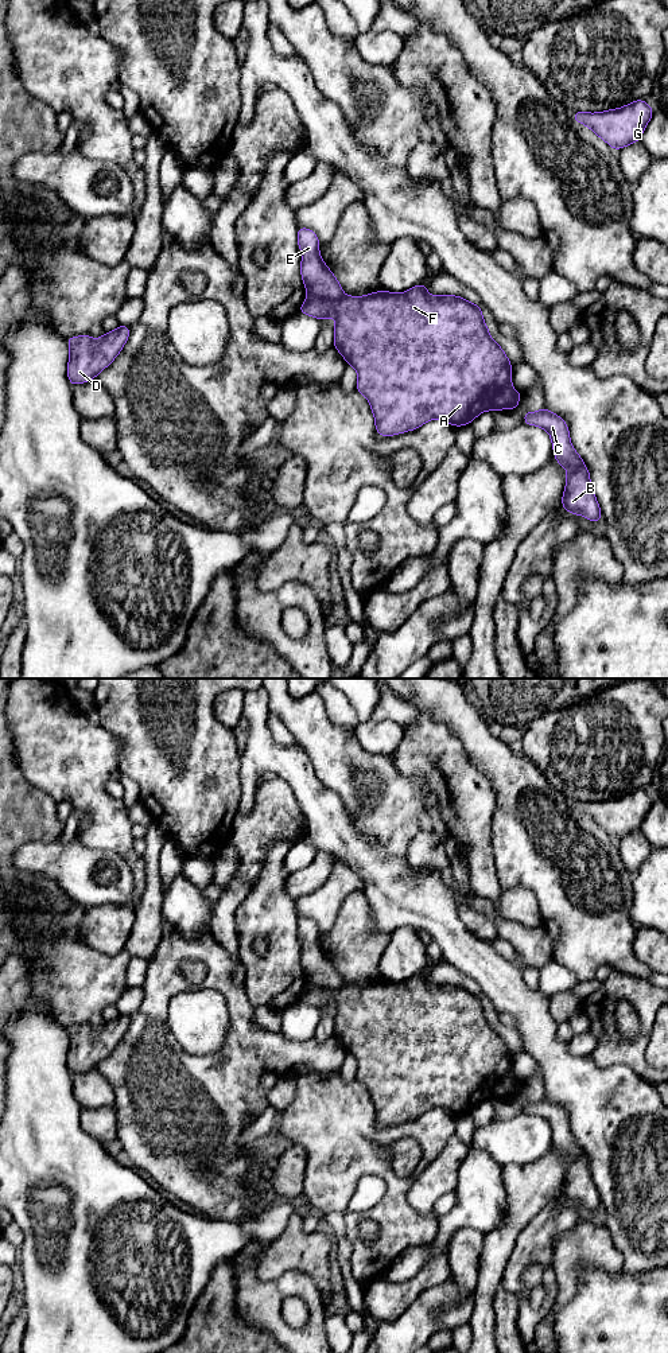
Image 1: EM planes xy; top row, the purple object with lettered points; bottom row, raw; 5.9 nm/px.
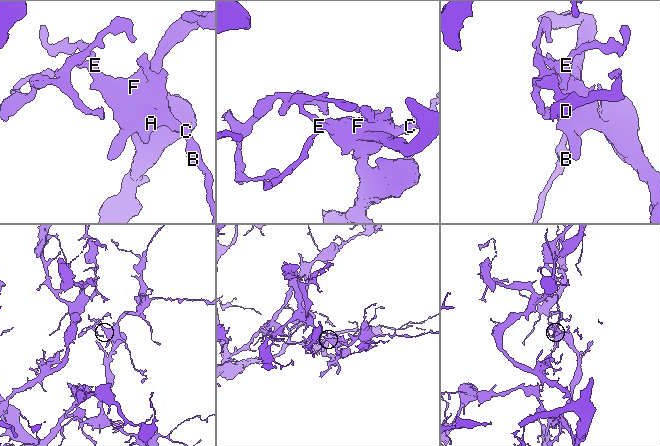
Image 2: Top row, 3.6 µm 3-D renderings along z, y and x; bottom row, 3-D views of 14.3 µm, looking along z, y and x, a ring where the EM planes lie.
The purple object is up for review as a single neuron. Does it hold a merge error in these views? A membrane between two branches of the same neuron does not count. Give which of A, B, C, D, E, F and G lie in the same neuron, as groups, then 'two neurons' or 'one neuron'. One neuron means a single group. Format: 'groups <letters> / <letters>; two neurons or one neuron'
groups A B C F G / D E; two neurons

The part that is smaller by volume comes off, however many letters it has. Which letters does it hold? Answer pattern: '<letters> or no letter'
D, E

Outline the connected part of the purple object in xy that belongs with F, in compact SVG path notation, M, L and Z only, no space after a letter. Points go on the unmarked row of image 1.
M426 973L415 975L403 983L381 979L366 985L343 984L339 988L308 984L299 1002L319 1010L335 1007L334 1037L357 1060L356 1080L368 1088L380 1125L413 1120L434 1108L459 1117L470 1113L485 1100L519 1096L521 1082L512 1076L512 1053L500 1034L492 1029L481 996L462 985L431 985Z

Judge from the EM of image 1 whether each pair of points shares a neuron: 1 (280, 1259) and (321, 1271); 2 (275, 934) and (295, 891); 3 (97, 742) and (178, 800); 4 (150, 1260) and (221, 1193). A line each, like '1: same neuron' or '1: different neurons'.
1: same neuron
2: different neurons
3: different neurons
4: different neurons

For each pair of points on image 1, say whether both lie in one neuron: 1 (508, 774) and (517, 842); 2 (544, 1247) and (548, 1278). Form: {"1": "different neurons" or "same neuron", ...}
{"1": "same neuron", "2": "same neuron"}

